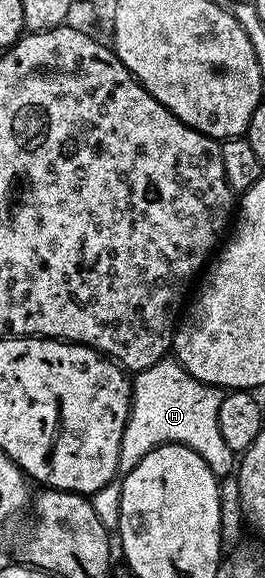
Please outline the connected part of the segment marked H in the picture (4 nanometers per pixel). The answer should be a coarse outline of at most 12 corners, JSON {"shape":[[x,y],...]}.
{"shape":[[174,359],[134,374],[119,452],[188,445],[222,479],[237,465],[212,386]]}

